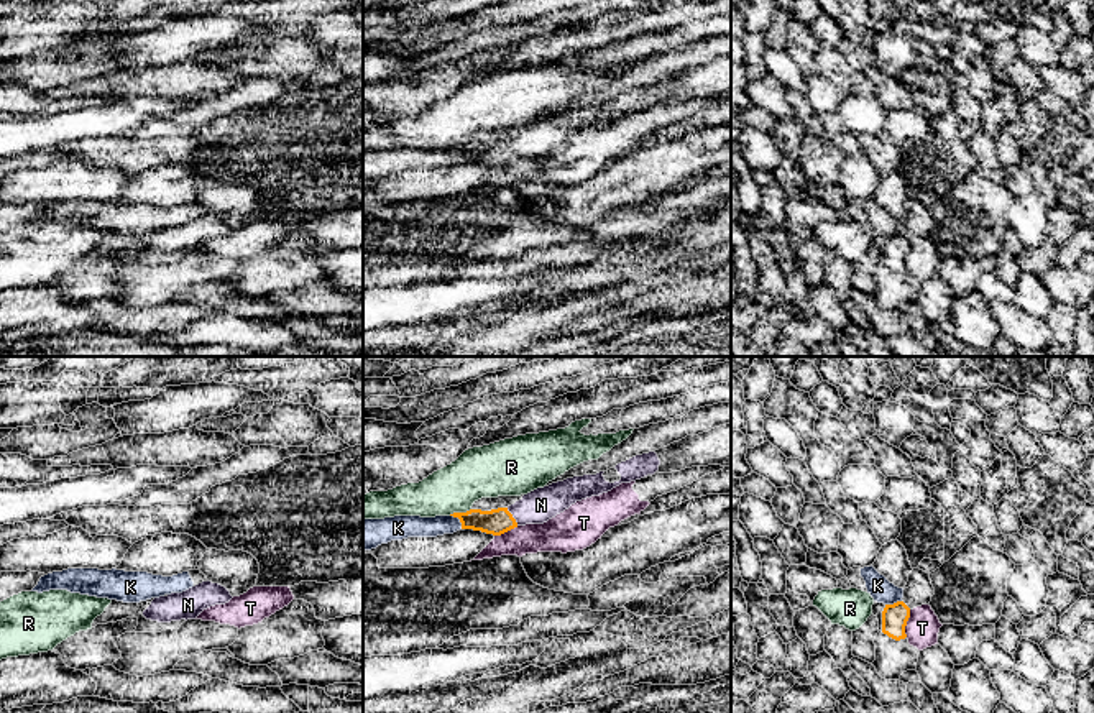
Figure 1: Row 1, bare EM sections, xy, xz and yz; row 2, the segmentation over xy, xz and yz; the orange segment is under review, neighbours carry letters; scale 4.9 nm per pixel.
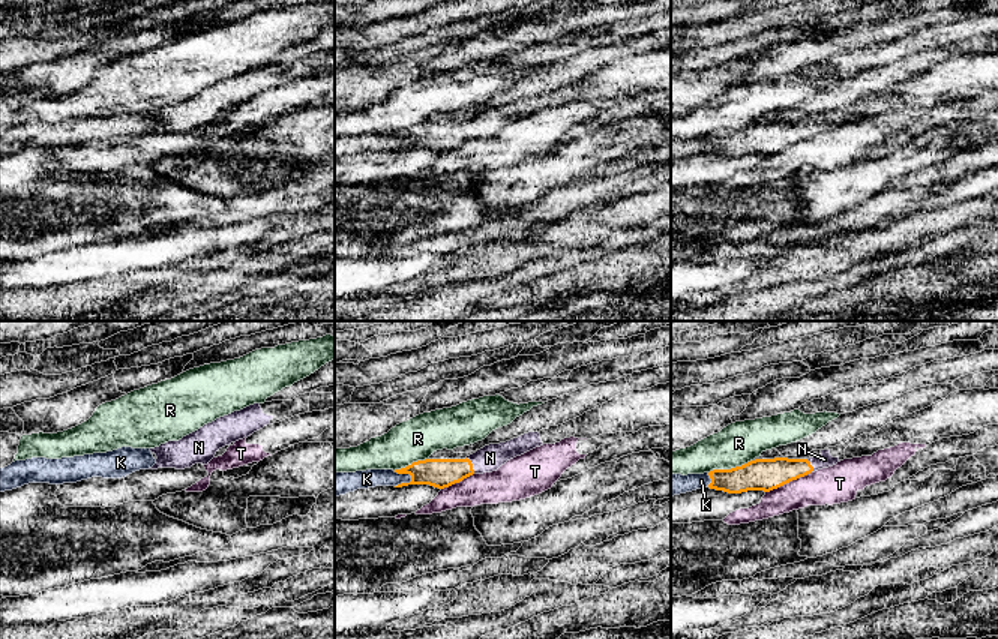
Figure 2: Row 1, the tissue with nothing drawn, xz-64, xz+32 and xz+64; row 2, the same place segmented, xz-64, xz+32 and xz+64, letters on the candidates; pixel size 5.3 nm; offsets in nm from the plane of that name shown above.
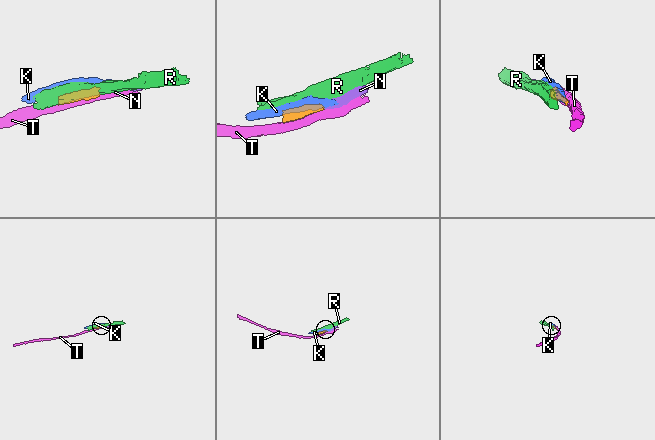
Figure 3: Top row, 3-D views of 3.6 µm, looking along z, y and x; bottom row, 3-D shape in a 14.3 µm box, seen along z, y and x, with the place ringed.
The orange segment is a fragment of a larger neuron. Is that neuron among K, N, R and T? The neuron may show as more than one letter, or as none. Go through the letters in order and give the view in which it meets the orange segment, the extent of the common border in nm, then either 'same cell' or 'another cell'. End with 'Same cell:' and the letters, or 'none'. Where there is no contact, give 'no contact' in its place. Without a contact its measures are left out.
K: contact in xz; length 90 nm; another cell
N: contact in xz; length 110 nm; same cell
R: contact in xz; length 120 nm; another cell
T: contact in yz; length 140 nm; another cell
Same cell: N

